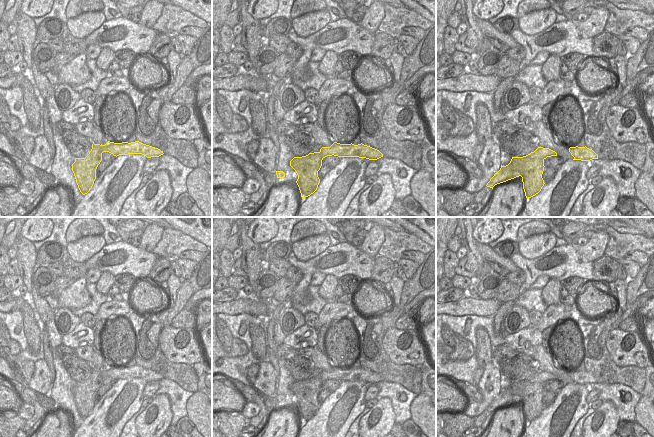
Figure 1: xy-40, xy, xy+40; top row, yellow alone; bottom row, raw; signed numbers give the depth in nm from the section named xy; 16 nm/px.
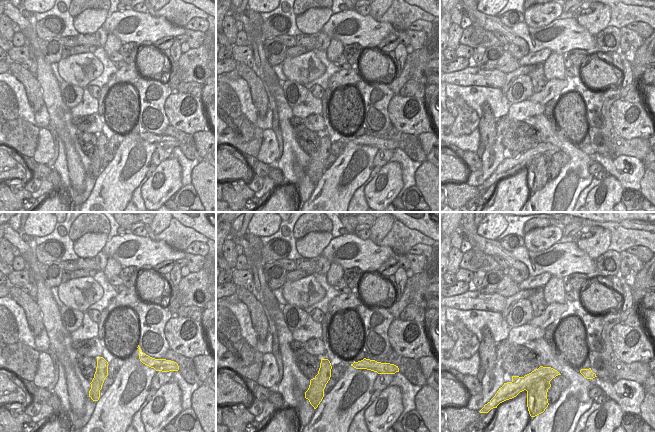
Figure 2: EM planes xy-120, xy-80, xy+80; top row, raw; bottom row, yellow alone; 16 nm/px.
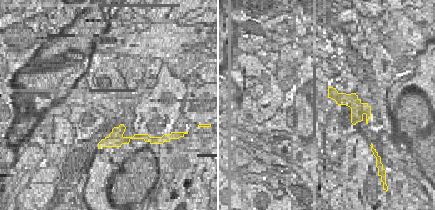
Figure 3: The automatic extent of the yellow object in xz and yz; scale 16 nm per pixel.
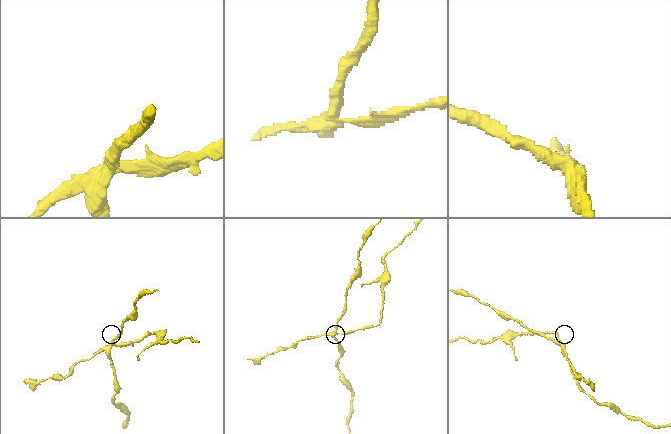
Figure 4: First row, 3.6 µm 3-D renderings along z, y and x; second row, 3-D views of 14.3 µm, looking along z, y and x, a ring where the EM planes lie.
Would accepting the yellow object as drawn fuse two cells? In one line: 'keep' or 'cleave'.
cleave

